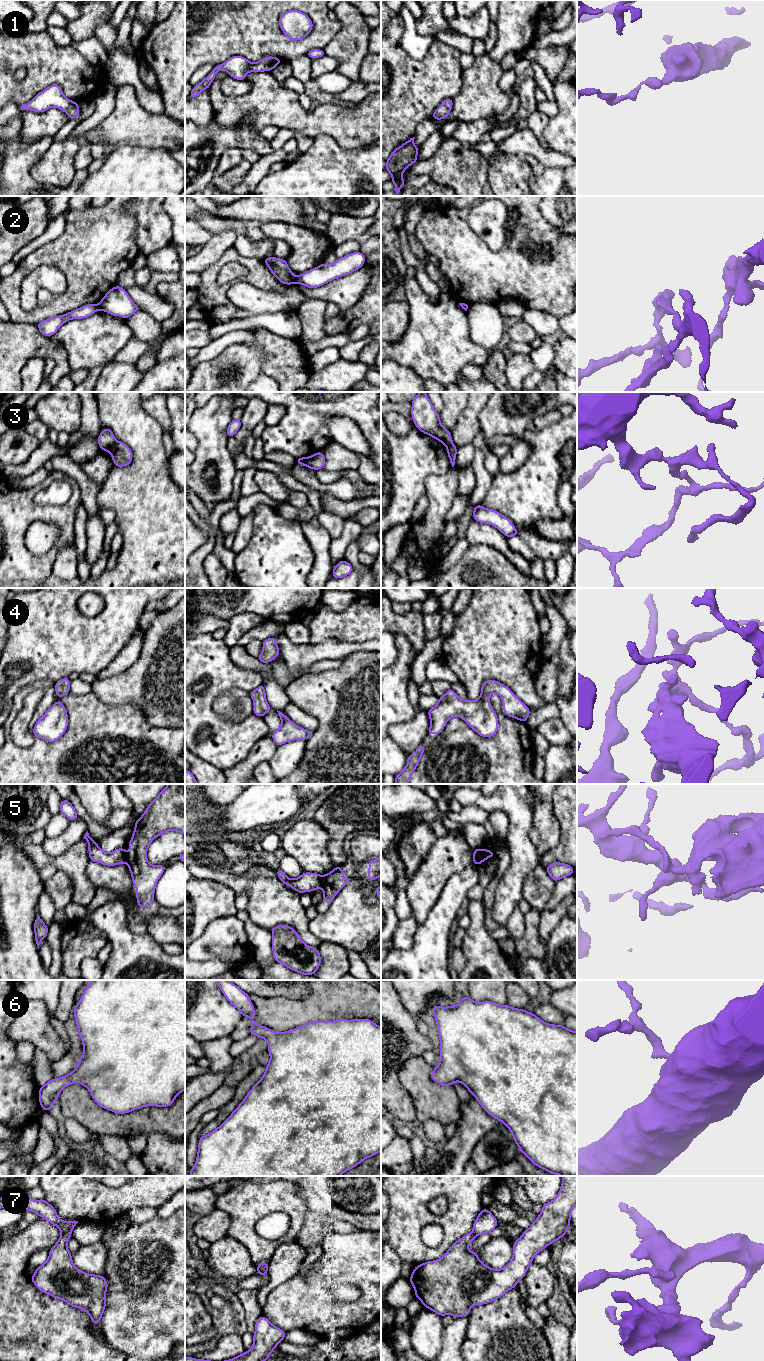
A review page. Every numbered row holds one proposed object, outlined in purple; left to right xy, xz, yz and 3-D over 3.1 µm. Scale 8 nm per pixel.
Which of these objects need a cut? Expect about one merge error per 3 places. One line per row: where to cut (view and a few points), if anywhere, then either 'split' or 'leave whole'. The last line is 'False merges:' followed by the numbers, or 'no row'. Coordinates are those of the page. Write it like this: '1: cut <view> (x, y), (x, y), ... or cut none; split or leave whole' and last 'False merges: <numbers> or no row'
1: cut none; leave whole
2: cut xz (295, 276), (293, 282); split
3: cut xy (116, 441), (108, 450); split
4: cut none; leave whole
5: cut xz (323, 876), (321, 886); split
6: cut none; leave whole
7: cut xy (62, 1233), (70, 1234); split
False merges: 2, 3, 5, 7

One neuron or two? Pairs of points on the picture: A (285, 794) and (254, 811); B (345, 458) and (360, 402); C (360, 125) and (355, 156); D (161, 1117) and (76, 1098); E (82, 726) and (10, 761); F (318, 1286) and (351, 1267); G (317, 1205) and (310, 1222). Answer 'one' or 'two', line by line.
A: one
B: two
C: two
D: one
E: one
F: one
G: two

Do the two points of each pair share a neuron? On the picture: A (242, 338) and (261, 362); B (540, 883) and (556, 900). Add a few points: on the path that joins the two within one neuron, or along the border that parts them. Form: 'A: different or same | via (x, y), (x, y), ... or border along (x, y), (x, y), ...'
A: different | border along (253, 334), (251, 344), (232, 343), (224, 350)
B: different | border along (555, 882), (552, 893), (543, 909)

